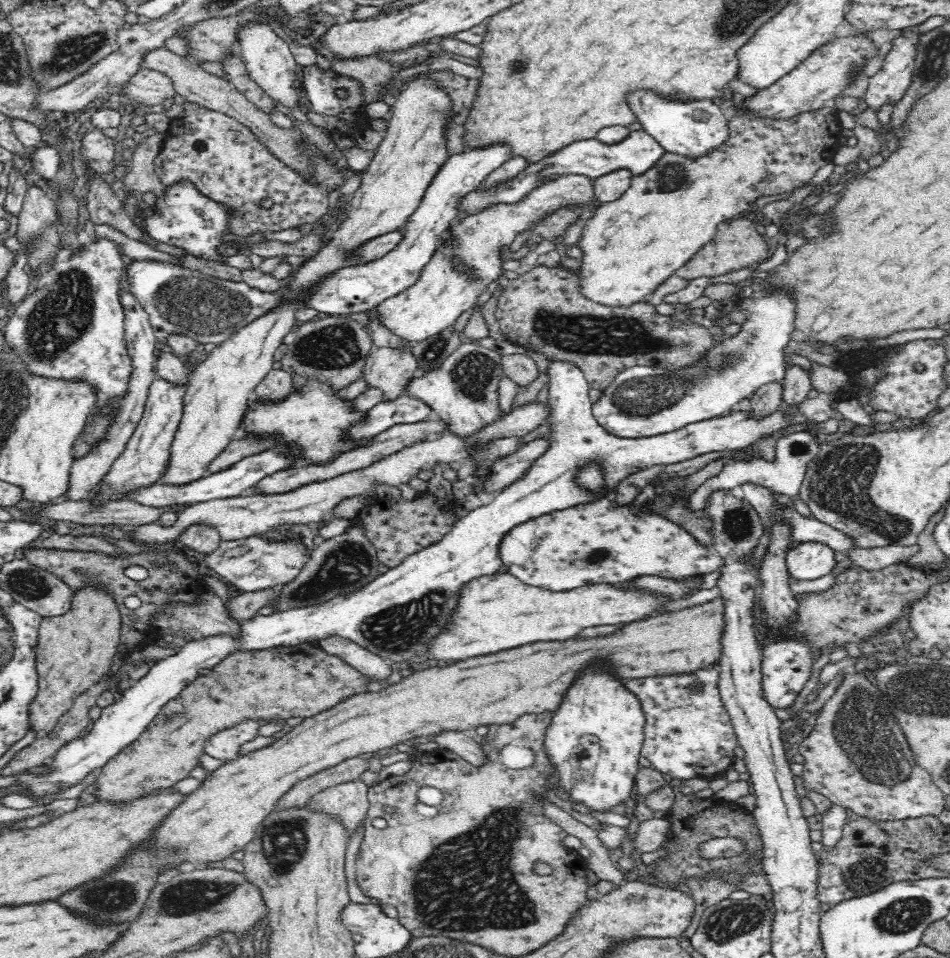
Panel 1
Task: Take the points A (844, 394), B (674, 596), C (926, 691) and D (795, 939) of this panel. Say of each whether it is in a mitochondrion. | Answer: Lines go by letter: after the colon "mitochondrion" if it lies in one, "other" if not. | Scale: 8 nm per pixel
A: other
B: other
C: mitochondrion
D: other

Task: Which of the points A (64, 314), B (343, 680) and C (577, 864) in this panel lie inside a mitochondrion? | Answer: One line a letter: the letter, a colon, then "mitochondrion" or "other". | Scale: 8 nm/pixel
A: mitochondrion
B: other
C: other

